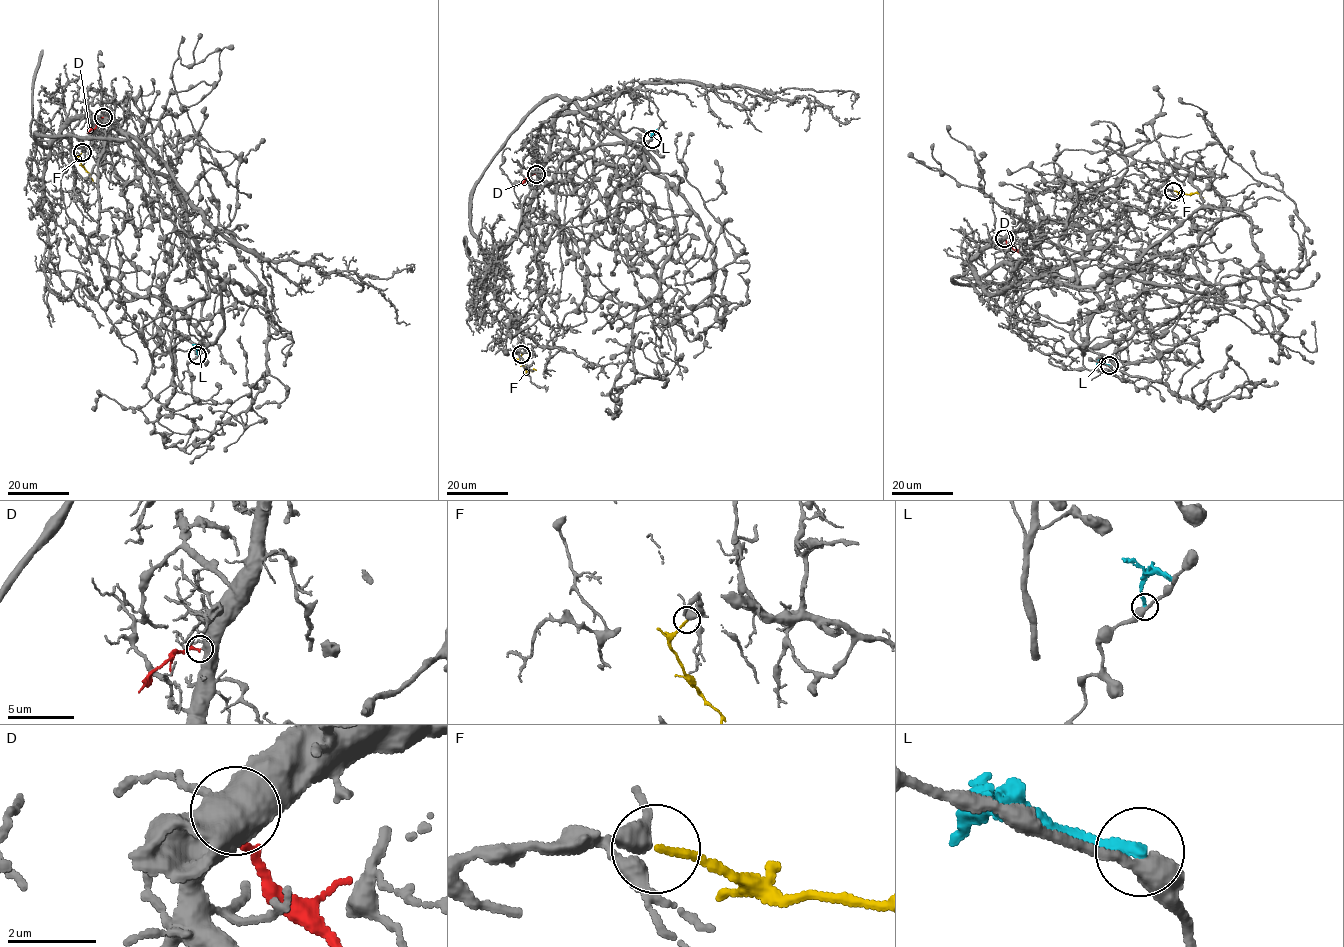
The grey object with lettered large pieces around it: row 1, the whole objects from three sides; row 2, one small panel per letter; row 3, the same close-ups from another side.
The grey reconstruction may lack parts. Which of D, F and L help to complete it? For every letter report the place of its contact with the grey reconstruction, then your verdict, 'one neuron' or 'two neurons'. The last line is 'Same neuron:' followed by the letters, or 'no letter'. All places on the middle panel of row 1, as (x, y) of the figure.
D: (536, 174) | two neurons
F: (521, 354) | one neuron
L: (652, 139) | two neurons
Same neuron: F

